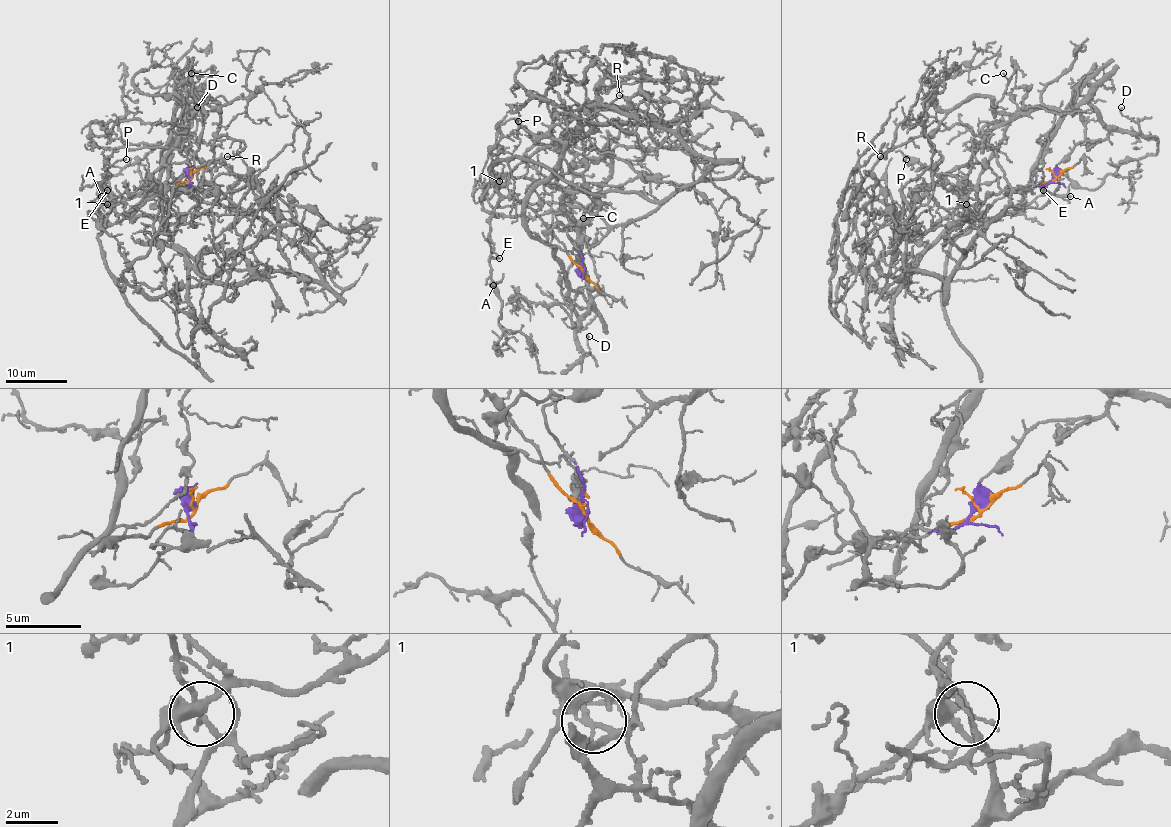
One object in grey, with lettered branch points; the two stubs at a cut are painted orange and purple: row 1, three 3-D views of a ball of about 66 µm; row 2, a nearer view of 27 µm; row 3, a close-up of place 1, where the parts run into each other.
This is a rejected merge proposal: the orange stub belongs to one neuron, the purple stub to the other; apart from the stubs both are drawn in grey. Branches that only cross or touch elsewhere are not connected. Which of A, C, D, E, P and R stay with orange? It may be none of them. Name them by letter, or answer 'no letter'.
A, E, P

